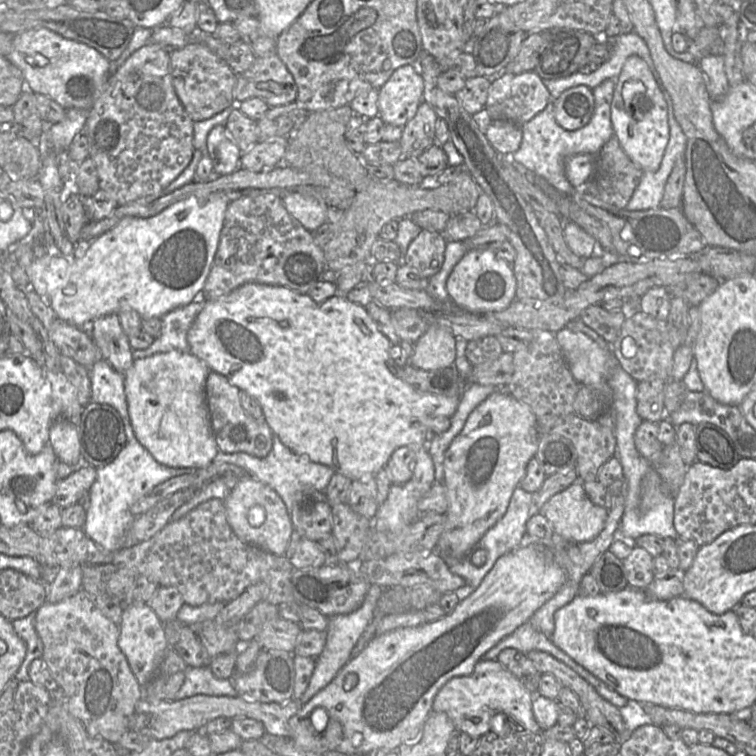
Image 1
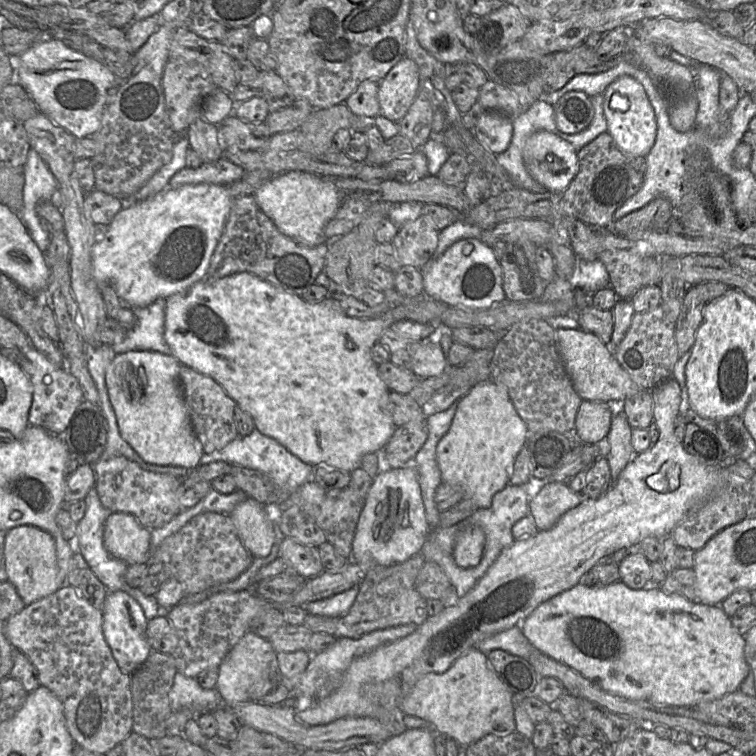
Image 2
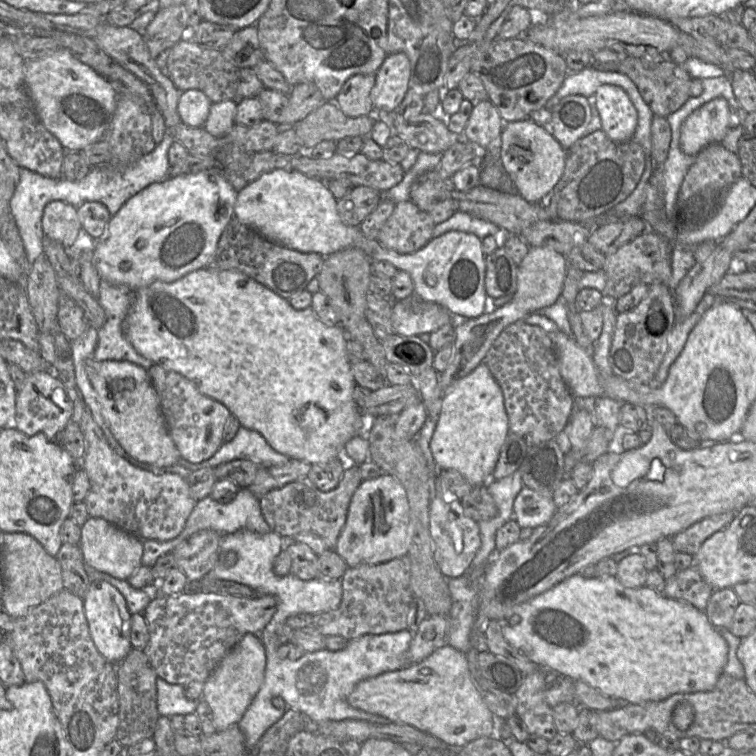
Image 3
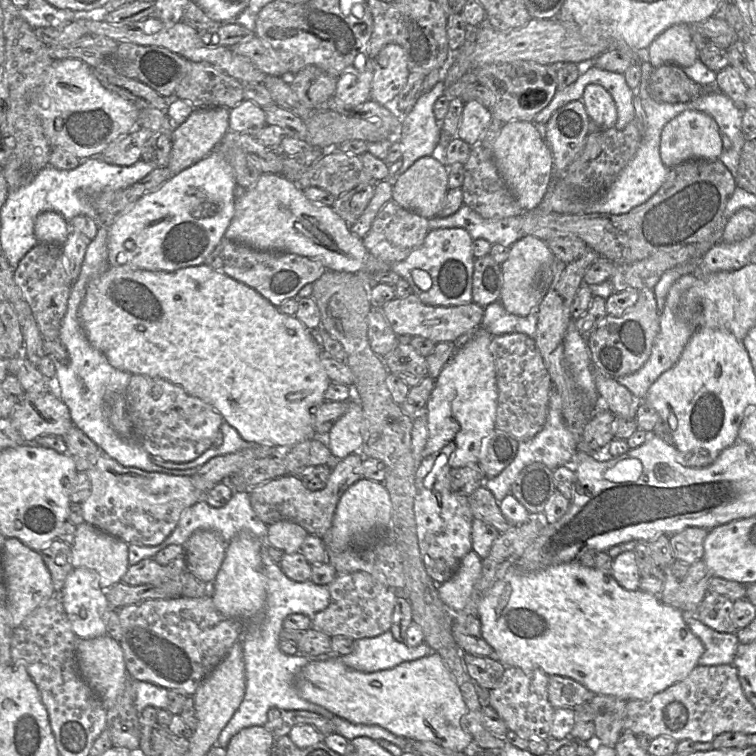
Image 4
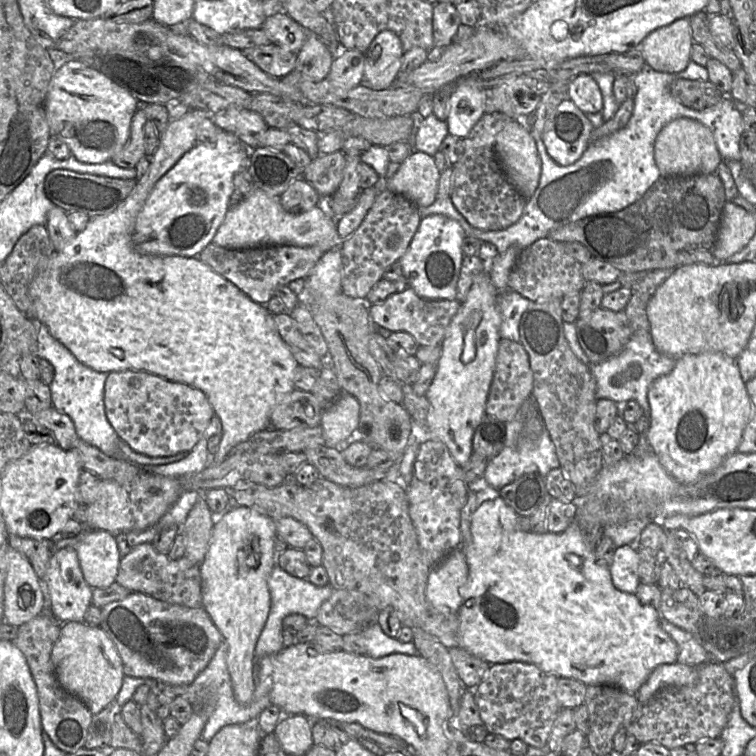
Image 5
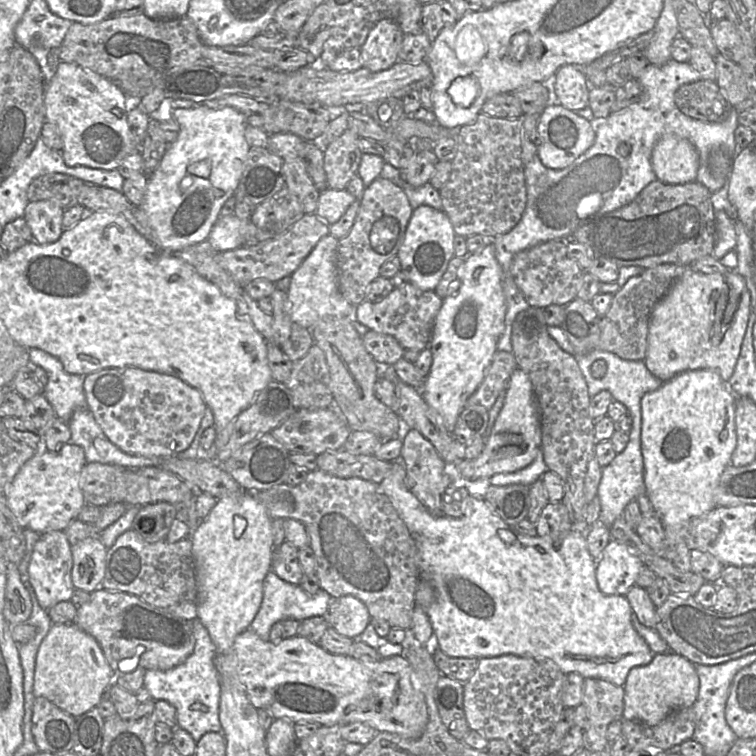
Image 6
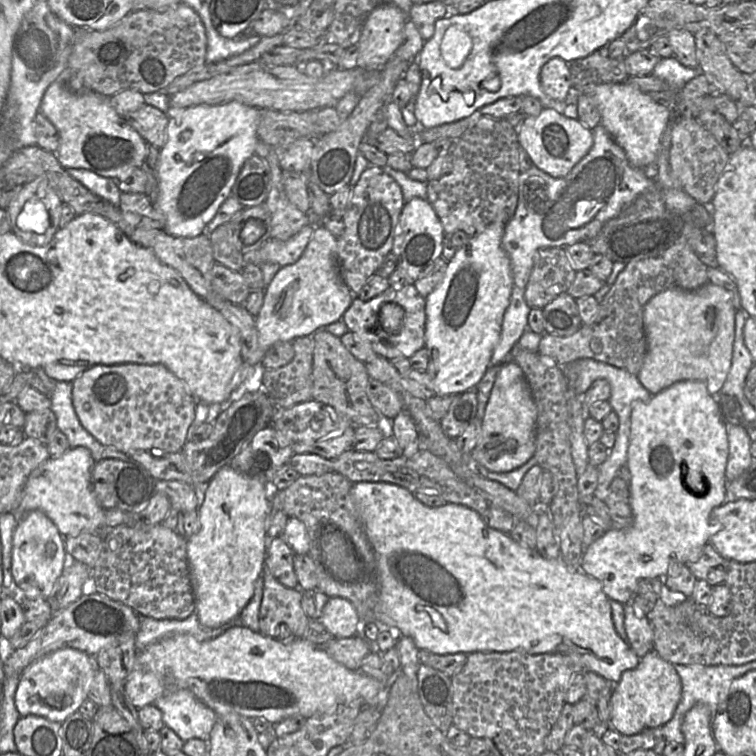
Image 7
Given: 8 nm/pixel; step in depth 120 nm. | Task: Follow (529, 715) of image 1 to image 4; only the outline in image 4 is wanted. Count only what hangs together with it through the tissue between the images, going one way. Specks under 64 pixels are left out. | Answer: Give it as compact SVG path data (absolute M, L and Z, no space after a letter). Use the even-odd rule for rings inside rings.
M432 652L419 659L405 661L393 668L375 672L352 669L343 663L341 656L310 656L312 659L299 671L295 679L295 686L302 698L352 723L378 725L397 736L410 740L431 741L452 751L463 752L473 742L471 734L461 725L461 718L467 713L462 693L438 653Z

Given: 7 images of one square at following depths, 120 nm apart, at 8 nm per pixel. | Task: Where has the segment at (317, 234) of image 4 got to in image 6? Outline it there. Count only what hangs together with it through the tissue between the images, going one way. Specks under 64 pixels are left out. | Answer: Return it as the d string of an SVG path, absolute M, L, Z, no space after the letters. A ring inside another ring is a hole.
M234 214L218 219L212 228L208 240L219 252L230 251L245 244L257 244L255 234L258 232L250 219L240 219Z

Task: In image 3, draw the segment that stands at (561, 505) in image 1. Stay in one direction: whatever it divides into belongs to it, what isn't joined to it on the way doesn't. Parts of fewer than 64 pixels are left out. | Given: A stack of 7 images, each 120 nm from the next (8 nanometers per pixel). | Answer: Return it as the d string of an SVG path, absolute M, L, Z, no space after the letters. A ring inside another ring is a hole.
M523 487L514 500L513 510L512 520L523 528L536 528L549 522L557 507L553 496Z

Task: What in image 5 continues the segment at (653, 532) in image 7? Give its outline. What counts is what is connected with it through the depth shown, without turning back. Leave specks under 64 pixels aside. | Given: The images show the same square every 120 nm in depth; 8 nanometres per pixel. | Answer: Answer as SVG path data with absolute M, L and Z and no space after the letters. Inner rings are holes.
M718 352L685 354L678 358L674 369L654 380L648 390L650 426L648 442L665 470L678 482L697 482L718 468L723 461L737 451L744 429L752 413L746 383L737 365L737 359ZM629 545L616 548L609 567L613 585L620 591L636 593L640 583L638 551Z

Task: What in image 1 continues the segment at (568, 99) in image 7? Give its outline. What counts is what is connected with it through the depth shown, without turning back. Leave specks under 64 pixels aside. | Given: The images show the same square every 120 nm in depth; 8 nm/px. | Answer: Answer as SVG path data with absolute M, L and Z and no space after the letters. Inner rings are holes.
M637 55L628 58L617 78L611 102L611 122L614 136L628 156L644 171L656 171L670 136L668 105L654 73Z

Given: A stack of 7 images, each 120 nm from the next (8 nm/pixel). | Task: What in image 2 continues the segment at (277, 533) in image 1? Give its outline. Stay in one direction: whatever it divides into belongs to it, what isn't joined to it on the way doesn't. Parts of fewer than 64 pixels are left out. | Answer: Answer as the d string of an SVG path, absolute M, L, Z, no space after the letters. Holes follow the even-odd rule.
M247 497L229 514L243 546L253 557L266 557L275 543L273 515L269 508Z

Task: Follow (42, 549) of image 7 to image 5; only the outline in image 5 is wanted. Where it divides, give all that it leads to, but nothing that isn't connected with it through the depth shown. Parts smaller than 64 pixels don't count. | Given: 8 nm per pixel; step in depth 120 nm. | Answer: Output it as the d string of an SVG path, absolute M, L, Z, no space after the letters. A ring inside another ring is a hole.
M72 546L56 550L49 561L48 568L41 578L44 605L61 622L83 622L87 609L91 606L92 590L83 576L77 552Z

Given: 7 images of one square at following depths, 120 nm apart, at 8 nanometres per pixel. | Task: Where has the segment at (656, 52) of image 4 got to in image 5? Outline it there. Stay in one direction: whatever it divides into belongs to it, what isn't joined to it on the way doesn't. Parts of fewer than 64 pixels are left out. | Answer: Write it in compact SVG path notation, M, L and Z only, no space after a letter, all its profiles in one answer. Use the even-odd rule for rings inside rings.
M680 18L649 33L641 52L645 63L654 70L678 73L691 61L693 42L689 19Z

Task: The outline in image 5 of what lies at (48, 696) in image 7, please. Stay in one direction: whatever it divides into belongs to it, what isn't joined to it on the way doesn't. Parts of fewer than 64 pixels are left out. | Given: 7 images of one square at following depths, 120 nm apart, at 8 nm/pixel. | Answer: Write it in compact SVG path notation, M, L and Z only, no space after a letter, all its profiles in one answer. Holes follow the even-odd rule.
M62 622L51 660L60 685L81 699L94 714L103 710L119 693L123 678L122 659L113 641L99 626L83 622Z

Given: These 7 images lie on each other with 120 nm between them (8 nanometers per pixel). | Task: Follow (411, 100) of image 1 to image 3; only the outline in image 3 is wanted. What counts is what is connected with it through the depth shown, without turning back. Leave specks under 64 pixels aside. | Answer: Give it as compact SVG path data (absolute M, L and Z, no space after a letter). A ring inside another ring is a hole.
M405 53L388 54L375 73L375 85L371 91L374 109L379 112L394 112L403 101L410 87L410 61Z

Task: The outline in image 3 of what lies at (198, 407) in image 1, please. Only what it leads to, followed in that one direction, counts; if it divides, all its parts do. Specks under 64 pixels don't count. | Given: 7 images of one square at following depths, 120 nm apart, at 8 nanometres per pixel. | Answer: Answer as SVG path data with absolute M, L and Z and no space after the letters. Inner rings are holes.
M93 359L86 360L85 369L98 394L103 417L124 451L132 458L155 467L177 465L182 459L181 454L169 434L148 371L128 361Z

